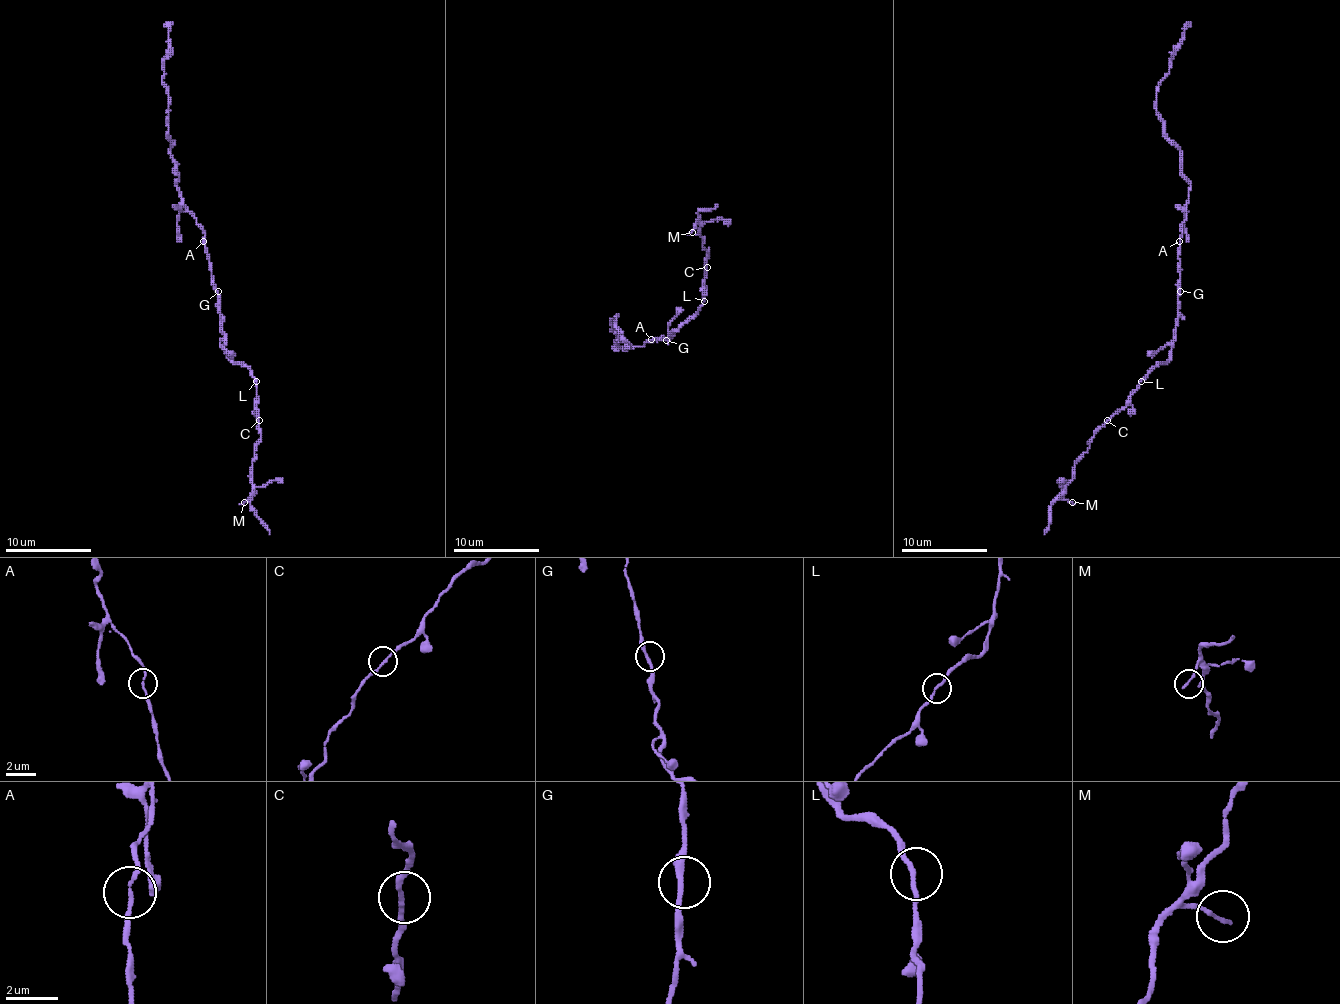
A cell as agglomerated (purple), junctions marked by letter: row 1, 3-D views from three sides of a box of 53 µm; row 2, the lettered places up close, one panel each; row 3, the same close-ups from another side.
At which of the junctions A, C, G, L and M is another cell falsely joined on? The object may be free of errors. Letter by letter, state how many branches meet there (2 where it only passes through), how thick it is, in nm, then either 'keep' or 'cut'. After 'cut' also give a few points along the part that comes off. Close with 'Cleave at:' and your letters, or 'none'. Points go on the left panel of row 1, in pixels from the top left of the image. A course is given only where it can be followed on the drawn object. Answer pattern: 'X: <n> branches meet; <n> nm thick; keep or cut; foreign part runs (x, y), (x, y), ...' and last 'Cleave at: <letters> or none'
A: 2 branches meet; 130 nm thick; cut; foreign part runs (203, 241), (205, 231), (183, 203), (168, 136), (168, 91), (162, 78), (170, 22)
C: 2 branches meet; 150 nm thick; keep
G: 2 branches meet; 240 nm thick; keep
L: 2 branches meet; 170 nm thick; keep
M: 1 branches meet; 170 nm thick; keep
Cleave at: A

